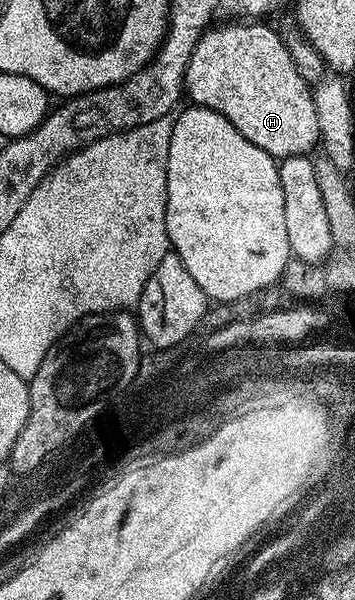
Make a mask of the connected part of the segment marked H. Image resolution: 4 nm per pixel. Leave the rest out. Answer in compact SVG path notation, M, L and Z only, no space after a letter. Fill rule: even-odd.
M226 22L230 24L222 24L211 26L203 32L200 42L196 42L196 50L192 50L192 58L188 62L188 70L186 71L186 83L184 85L185 95L190 96L189 103L191 105L207 108L208 110L216 110L216 114L224 114L224 118L228 118L228 122L232 122L232 126L236 126L236 130L240 130L240 134L244 134L244 138L248 138L248 142L252 142L252 146L260 146L260 150L267 152L269 156L281 158L284 156L305 156L313 153L313 148L319 147L318 139L318 123L316 122L316 106L314 105L314 94L311 85L306 84L304 78L300 78L299 71L292 60L292 55L285 48L285 42L277 31L273 32L266 22Z

